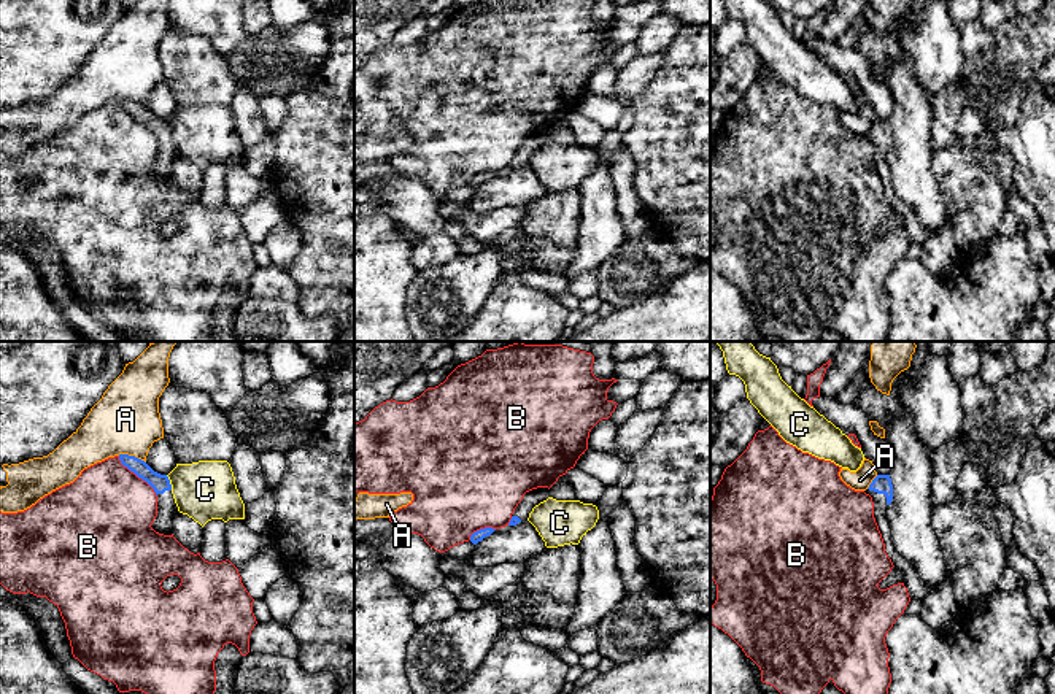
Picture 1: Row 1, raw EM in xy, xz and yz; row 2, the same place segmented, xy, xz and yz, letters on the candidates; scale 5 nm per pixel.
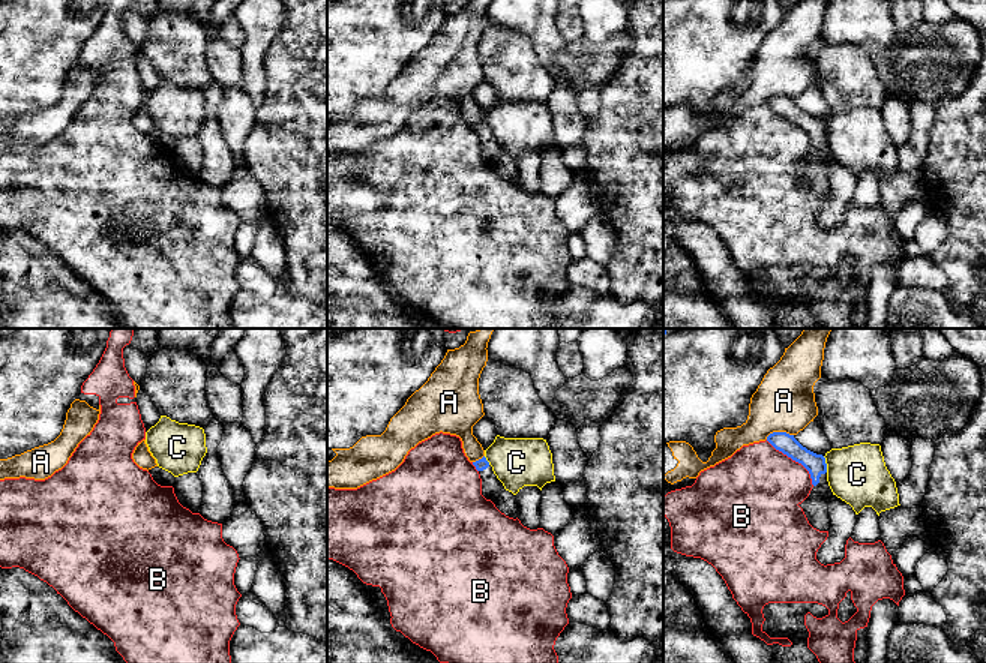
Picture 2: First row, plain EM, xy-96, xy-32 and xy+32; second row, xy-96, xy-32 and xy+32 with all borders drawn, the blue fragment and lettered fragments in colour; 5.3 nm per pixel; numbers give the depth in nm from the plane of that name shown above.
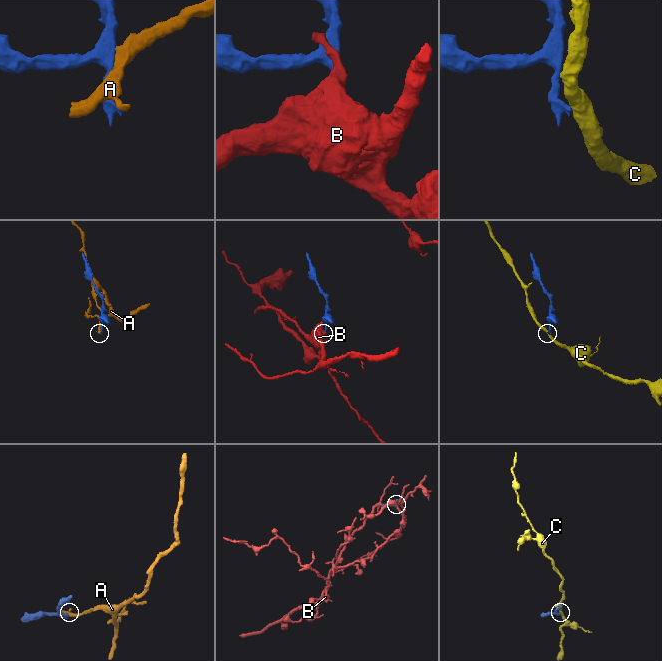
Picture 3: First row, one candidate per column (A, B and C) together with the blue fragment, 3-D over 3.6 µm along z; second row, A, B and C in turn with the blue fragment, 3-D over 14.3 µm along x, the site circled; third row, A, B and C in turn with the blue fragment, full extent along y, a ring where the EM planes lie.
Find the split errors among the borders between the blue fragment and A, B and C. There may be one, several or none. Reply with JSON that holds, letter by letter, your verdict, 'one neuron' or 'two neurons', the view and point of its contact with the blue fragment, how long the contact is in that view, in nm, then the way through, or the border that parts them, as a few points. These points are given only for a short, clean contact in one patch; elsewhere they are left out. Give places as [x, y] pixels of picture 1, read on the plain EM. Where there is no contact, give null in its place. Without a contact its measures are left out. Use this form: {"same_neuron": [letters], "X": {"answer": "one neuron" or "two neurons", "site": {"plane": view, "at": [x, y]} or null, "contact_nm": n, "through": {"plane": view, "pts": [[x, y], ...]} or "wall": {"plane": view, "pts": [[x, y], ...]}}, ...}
{"same_neuron": [], "A": {"answer": "two neurons", "site": {"plane": "xy", "at": [132, 100]}, "contact_nm": 150}, "B": {"answer": "two neurons", "site": {"plane": "xy", "at": [137, 119]}, "contact_nm": 280}, "C": {"answer": "two neurons", "site": {"plane": "xy", "at": [169, 127]}, "contact_nm": 90}}

